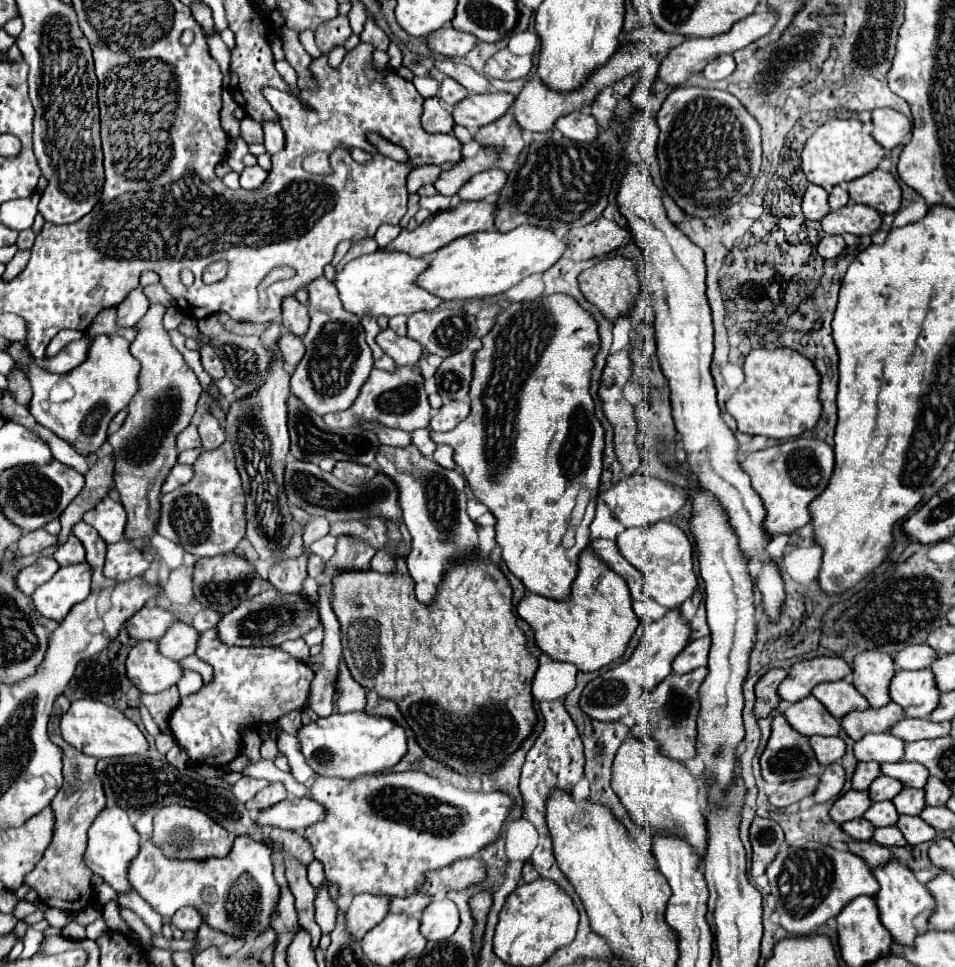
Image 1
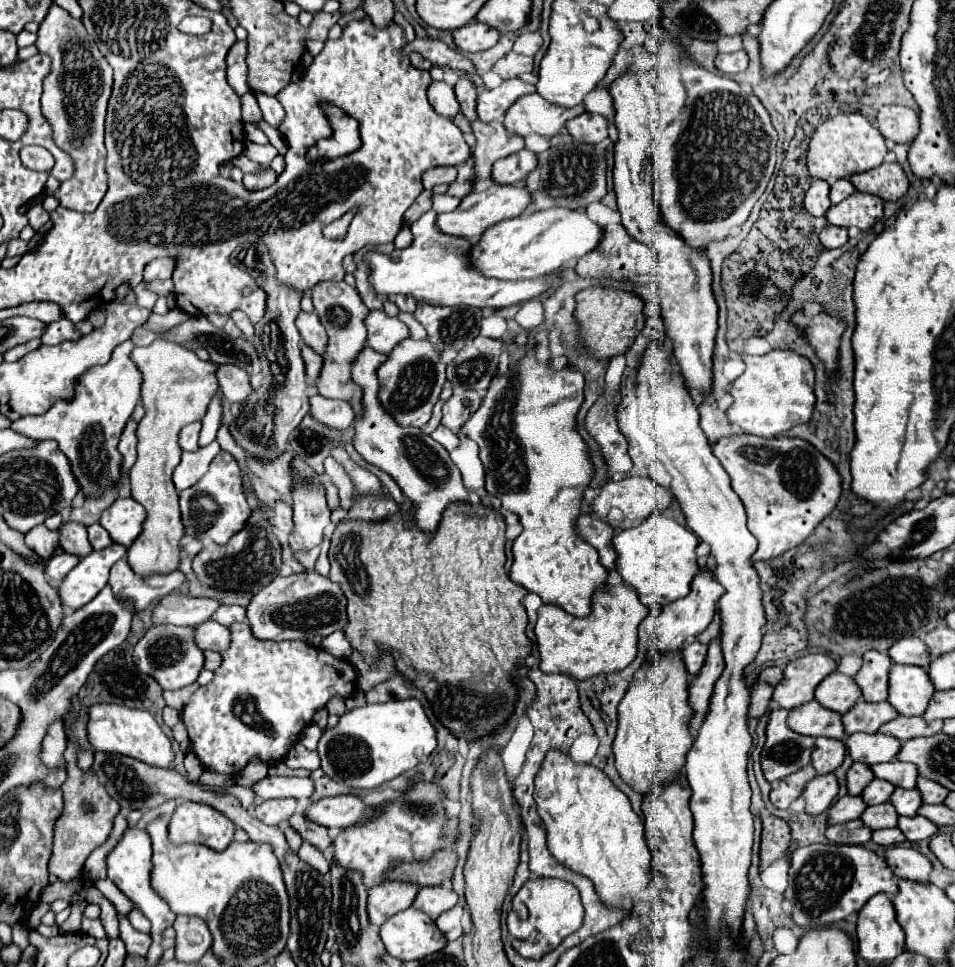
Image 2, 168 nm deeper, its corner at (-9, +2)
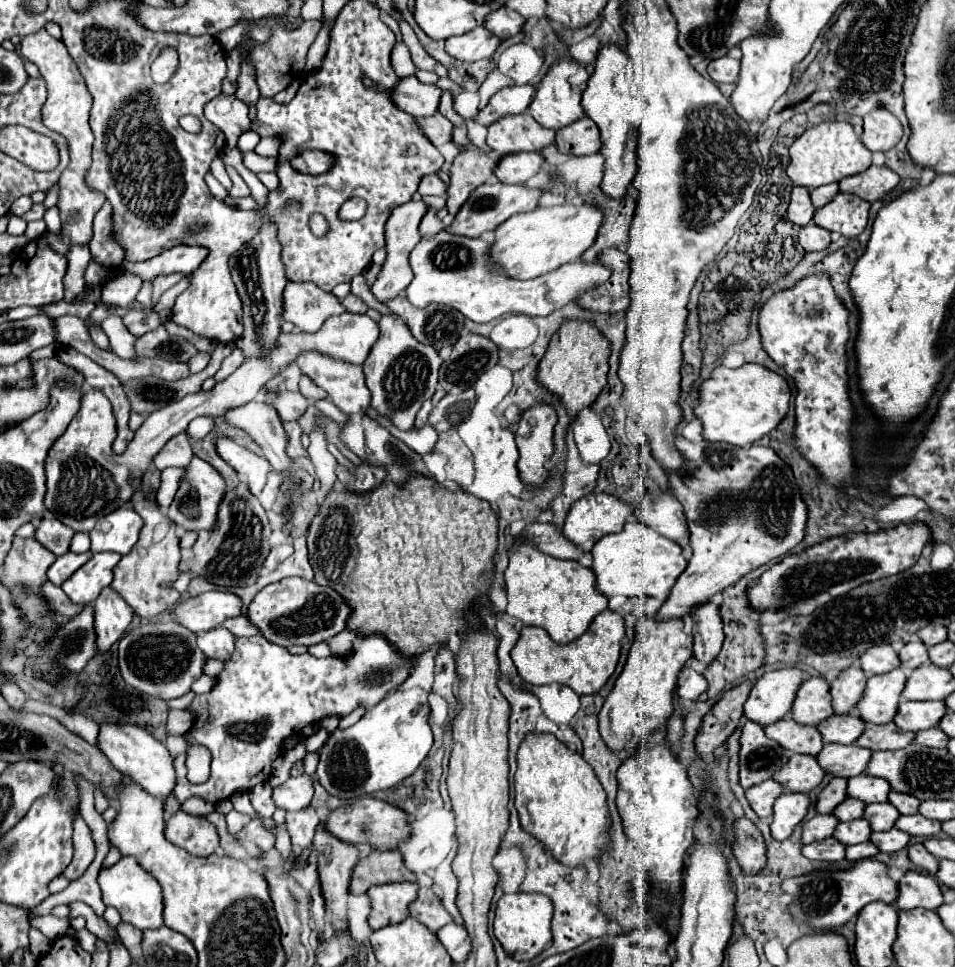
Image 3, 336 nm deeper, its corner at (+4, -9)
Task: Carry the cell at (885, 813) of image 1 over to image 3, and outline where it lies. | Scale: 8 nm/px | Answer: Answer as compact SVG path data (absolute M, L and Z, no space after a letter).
M857 819L851 823L839 823L837 831L833 833L833 837L837 837L837 841L841 841L843 845L857 845L863 841L869 841L871 835L871 827L865 819Z

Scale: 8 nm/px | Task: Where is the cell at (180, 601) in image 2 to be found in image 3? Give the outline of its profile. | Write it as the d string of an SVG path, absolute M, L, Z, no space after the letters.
M209 591L179 603L175 613L183 627L191 629L193 633L205 633L219 627L229 617L239 617L241 607L243 601L239 595L227 591Z

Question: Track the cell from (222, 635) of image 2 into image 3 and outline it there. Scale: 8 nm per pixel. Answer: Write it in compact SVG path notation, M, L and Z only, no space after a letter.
M217 627L207 633L201 633L197 639L199 649L209 659L219 659L219 661L225 661L233 655L233 643L235 643L235 635L227 633L225 627Z

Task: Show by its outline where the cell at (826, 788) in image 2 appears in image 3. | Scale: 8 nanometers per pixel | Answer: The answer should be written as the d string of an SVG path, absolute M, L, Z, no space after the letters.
M781 793L773 805L773 819L771 819L771 837L777 841L785 841L795 825L807 815L809 797L805 793Z

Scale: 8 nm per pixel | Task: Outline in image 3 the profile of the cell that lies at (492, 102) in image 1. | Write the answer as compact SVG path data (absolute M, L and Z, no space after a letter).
M521 85L521 87L503 87L501 91L497 91L489 105L485 109L481 109L477 113L477 121L485 127L489 127L491 123L495 123L497 119L505 117L505 115L517 115L523 113L529 103L533 101L535 95L535 87L533 85Z

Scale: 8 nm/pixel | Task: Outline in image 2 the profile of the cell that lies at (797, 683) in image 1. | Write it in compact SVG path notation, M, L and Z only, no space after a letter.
M806 654L792 660L782 682L774 690L774 702L786 710L792 710L800 704L814 700L816 686L832 672L838 670L838 664L828 654Z

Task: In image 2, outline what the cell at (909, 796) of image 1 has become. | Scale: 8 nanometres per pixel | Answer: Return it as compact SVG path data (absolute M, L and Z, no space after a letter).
M896 788L894 794L890 796L890 802L894 804L894 808L900 816L916 816L918 808L922 806L922 798L916 788L912 788L912 790Z

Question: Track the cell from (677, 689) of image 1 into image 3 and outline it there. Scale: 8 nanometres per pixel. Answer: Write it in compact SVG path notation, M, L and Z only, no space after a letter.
M705 601L697 605L691 613L693 619L693 653L703 663L711 663L723 643L723 621L719 615L719 605L713 601Z

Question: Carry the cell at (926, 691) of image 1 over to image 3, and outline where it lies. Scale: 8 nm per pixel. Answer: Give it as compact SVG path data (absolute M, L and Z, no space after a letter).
M901 667L883 675L869 677L865 693L857 703L857 715L865 723L875 723L875 725L891 723L897 713L897 705L905 681L907 677Z

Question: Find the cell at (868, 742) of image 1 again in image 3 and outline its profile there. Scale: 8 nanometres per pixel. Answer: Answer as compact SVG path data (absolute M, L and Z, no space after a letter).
M827 743L821 753L817 755L817 761L825 773L831 773L833 777L853 777L861 775L865 765L869 763L871 751L863 749L859 745L839 745L839 743Z

